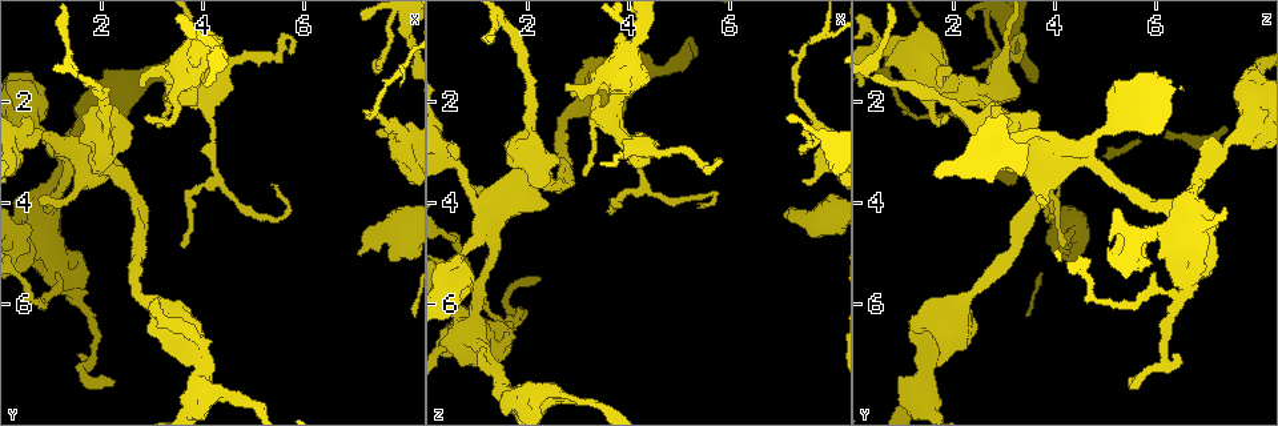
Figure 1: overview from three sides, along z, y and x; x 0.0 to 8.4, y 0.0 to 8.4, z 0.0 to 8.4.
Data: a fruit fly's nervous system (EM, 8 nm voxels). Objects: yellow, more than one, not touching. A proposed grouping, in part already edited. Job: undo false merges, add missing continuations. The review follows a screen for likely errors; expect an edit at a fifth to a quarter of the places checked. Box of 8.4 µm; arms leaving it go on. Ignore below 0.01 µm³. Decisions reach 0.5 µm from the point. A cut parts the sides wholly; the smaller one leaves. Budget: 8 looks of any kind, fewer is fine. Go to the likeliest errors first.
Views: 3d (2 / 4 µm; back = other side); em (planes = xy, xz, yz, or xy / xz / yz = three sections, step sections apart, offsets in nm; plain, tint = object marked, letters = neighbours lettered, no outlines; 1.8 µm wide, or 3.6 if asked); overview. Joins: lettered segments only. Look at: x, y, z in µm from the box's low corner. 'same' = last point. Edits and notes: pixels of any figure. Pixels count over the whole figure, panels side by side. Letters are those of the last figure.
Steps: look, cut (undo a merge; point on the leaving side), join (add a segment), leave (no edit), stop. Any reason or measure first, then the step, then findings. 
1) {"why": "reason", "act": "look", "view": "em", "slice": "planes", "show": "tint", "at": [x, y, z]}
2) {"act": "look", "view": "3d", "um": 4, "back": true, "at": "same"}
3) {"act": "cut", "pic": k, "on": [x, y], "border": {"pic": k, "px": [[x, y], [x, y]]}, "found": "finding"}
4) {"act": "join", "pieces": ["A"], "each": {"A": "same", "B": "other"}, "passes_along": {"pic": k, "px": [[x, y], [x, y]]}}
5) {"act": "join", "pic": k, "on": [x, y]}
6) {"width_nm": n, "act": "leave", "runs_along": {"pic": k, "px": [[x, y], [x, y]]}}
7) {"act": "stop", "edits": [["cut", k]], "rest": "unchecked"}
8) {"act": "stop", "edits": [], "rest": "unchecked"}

{"why": "calibre changes", "act": "look", "view": "3d", "um": 2, "at": [1.50, 5.75, 6.45]}

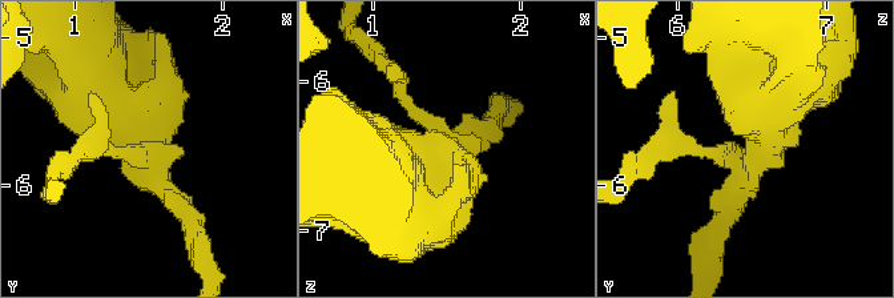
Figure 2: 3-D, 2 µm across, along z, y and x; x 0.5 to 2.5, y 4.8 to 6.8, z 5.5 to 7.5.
{"why": "now the EM", "act": "look", "view": "em", "slice": "planes", "show": "plain", "at": [1.48, 5.80, 6.46]}

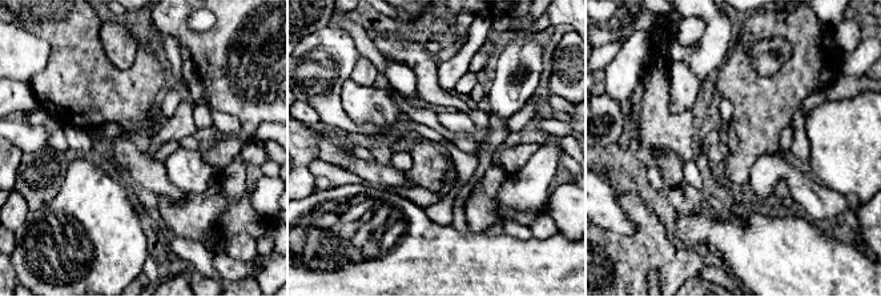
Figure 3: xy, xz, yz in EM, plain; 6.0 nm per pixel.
{"act": "look", "view": "em", "slice": "planes", "show": "letters", "at": "same"}

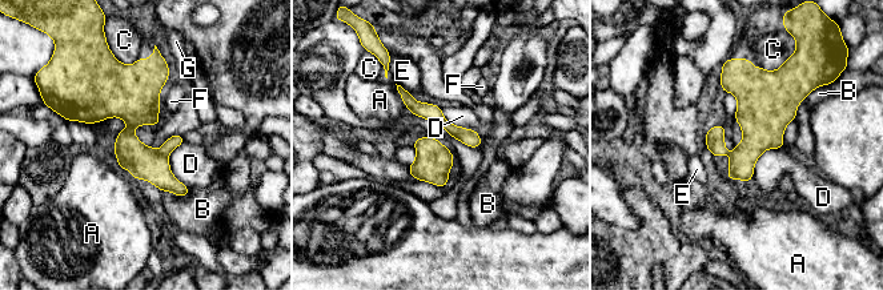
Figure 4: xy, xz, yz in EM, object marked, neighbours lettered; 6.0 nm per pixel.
{"act": "cut", "pic": 4, "on": [172, 143], "each": {"A": "other", "B": "other", "C": "other", "D": "other", "E": "other", "F": "other", "G": "other"}, "border": {"pic": 4, "px": [[156, 149], [167, 157]]}, "found": "a second neuron is stuck on"}

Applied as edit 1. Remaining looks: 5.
{"why": "redraw", "act": "look", "view": "overview"}

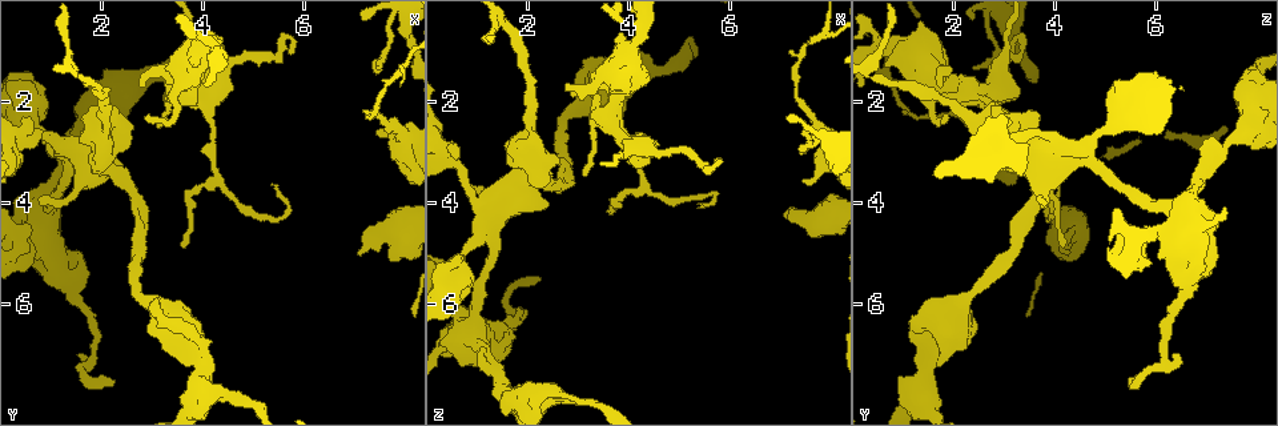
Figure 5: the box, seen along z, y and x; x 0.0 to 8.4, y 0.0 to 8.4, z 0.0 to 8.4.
{"why": "stops while still wide", "act": "look", "view": "em", "slice": "planes", "show": "letters", "at": [7.10, 5.00, 4.30]}

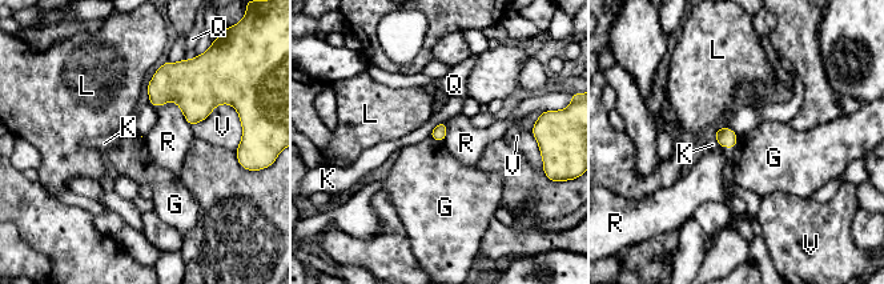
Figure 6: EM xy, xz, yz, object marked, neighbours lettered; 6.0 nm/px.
{"act": "leave", "each": {"G": "other", "K": "other", "L": "other", "Q": "other", "R": "other", "V": "other"}, "border": {"pic": 6, "px": [[430, 136], [442, 142]]}, "found": "no lettered segment goes on from it"}

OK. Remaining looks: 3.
{"act": "look", "view": "3d", "um": 2, "at": [4.25, 3.45, 3.55]}

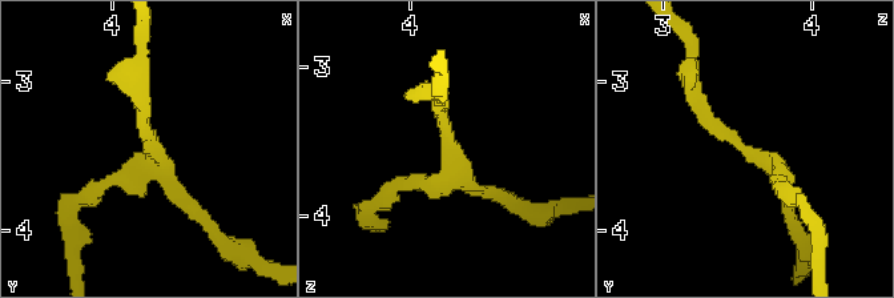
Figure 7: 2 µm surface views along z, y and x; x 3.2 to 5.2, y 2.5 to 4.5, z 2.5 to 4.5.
{"arms": 3, "act": "look", "view": "em", "slice": "planes", "show": "letters", "at": [4.28, 3.46, 3.58]}

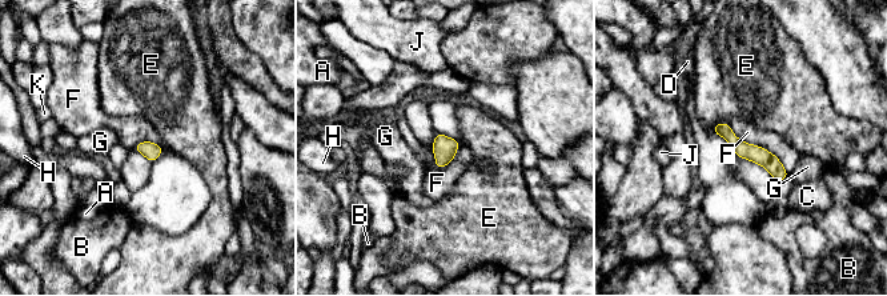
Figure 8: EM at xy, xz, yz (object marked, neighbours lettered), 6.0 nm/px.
{"act": "leave", "each": {"A": "other", "B": "other", "C": "other", "D": "other", "E": "other", "F": "other", "G": "other", "H": "other", "J": "other", "K": "other"}, "found": "continuous, no second neuron"}

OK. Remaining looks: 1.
{"act": "stop", "edits": [["cut", 4]], "rest": "unchecked"}

